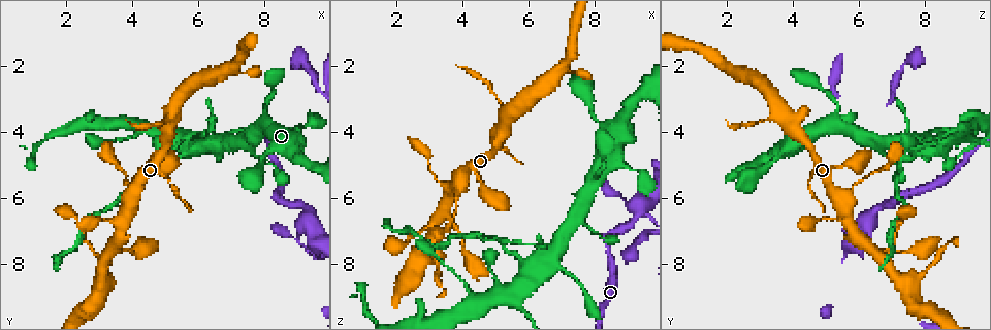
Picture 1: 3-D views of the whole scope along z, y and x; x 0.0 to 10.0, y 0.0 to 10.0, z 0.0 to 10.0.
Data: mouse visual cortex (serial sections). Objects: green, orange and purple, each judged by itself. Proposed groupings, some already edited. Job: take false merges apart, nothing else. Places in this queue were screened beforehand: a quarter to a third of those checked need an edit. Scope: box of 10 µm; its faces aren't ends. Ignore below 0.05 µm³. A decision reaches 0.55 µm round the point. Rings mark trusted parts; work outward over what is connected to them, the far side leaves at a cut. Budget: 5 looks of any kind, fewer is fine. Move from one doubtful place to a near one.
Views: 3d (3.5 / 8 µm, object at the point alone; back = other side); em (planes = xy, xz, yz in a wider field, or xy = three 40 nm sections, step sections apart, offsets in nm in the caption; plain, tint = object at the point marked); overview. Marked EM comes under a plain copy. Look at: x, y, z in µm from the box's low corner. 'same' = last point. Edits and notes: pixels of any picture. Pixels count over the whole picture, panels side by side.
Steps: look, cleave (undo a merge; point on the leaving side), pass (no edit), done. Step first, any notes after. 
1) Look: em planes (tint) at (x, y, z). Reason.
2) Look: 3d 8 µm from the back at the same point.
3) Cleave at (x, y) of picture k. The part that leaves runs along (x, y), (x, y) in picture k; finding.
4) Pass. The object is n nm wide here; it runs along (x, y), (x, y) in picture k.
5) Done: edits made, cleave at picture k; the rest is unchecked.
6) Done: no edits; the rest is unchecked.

Look: 3d 3.5 µm at (5.20, 4.85, 7.55). Arms part here.

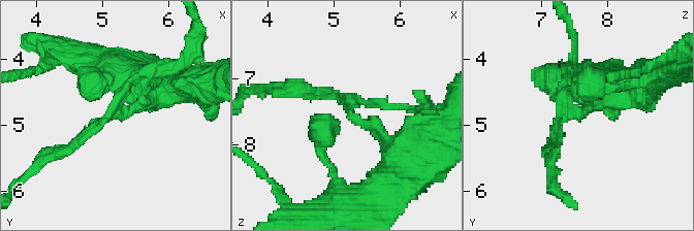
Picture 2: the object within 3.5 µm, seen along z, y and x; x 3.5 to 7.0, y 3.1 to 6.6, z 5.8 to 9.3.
Look: em xy step 3 (tint) at (5.25, 4.80, 7.50). Need the tissue.

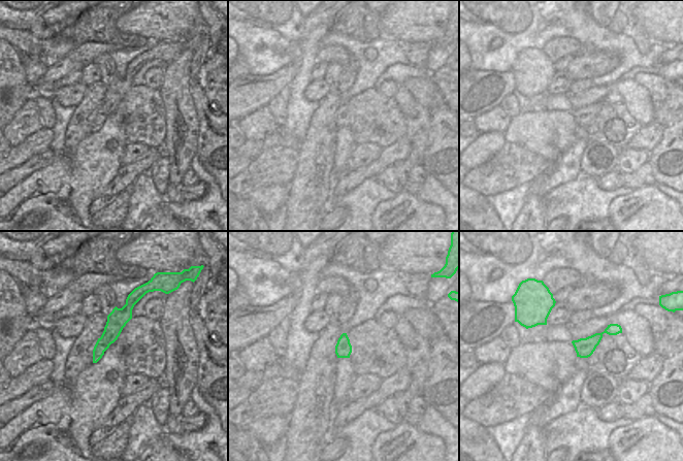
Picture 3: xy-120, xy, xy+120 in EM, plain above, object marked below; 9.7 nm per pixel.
Pass. The object is 160 nm wide here; it runs along (135, 299), (116, 322), (95, 359) in picture 3; one cell here.

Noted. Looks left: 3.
Look: 3d 3.5 µm from the back at (9.05, 7.05, 6.30). Four or more arms meet.

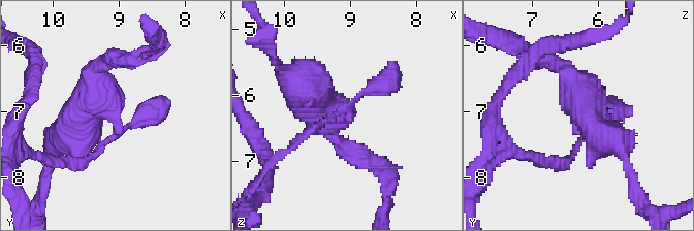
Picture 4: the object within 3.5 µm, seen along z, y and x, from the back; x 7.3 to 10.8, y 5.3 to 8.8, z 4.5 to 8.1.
Look: em xy step 3 (tint) at (9.10, 7.05, 6.35). 4 arms meet here; the arms are 100, 200, 250, 500 nm wide.

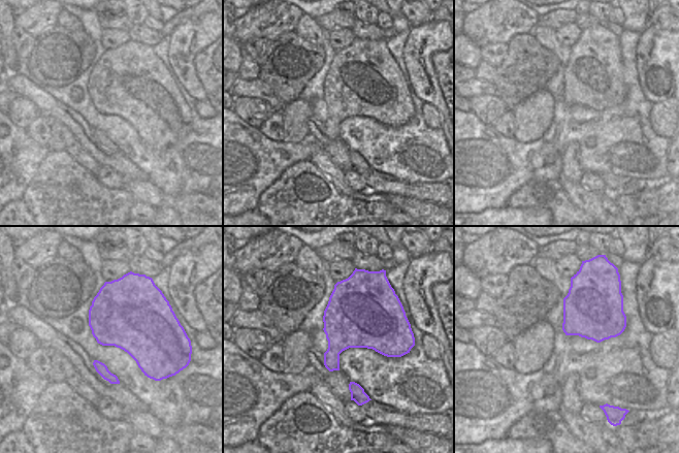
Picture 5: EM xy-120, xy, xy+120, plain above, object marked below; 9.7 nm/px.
Look: em xy step 1 (tint) at the same point. Another direction.

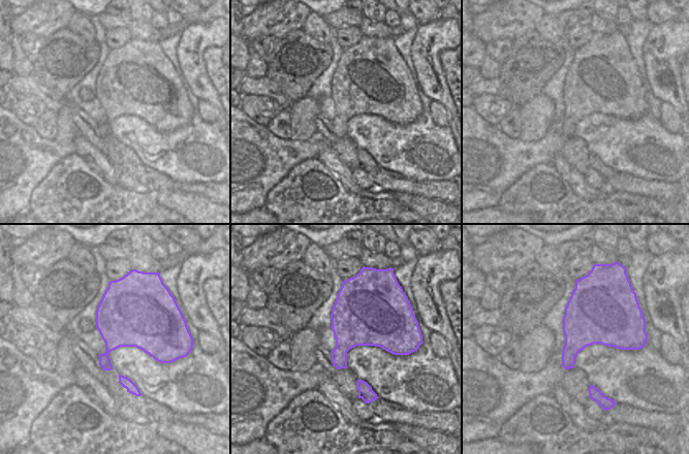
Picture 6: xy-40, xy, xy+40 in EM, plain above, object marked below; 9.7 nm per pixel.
Cleave at (152, 118) of picture 4. The part that leaves runs along (350, 112), (350, 104), (388, 80), (398, 65) in picture 4; a second cell is stuck on.

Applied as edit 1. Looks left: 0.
Done: edits made, cleave at picture 4; the rest is unchecked.

